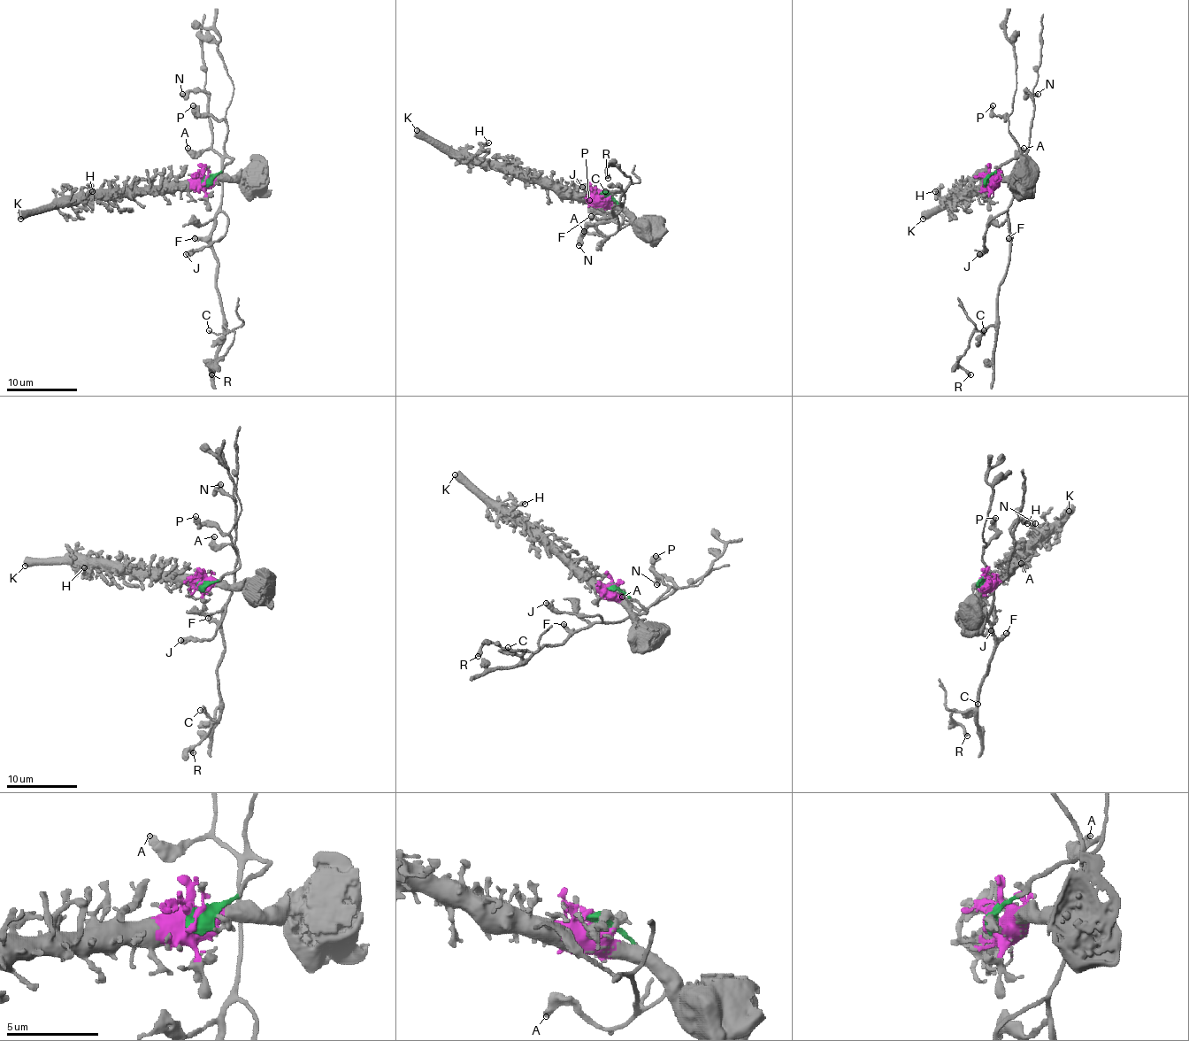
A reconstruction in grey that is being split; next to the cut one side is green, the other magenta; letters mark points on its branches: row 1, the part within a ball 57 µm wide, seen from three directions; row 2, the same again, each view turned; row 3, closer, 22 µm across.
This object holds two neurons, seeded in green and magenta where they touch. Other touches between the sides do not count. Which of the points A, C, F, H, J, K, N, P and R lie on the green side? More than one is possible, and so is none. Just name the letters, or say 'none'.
A, C, F, J, N, P, R

